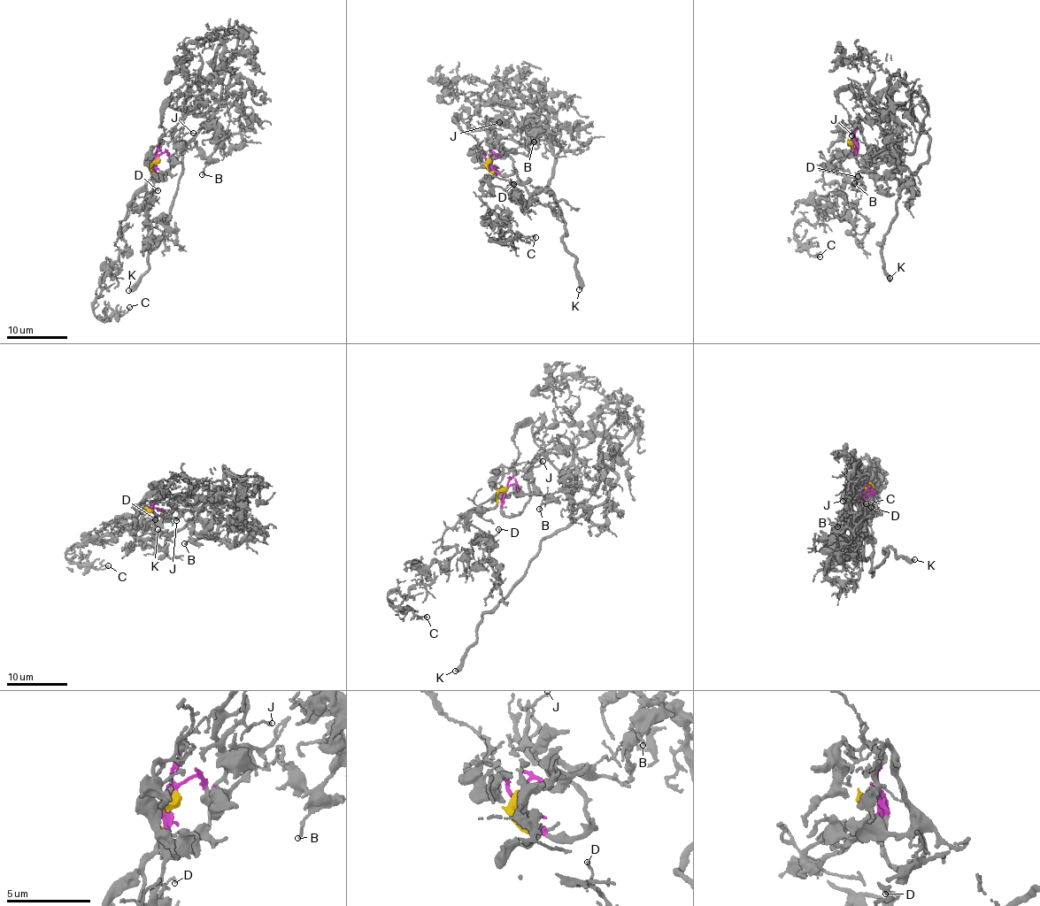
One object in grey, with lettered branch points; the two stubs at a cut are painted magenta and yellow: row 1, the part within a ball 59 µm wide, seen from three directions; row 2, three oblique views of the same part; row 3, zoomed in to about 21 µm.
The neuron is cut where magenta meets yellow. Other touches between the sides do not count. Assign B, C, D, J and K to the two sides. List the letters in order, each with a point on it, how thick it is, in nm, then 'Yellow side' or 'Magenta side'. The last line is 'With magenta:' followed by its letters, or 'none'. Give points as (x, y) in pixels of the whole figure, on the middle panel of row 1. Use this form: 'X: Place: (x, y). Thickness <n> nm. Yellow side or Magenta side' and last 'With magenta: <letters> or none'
B: Place: (534, 142). Thickness 150 nm. Magenta side
C: Place: (535, 237). Thickness 170 nm. Yellow side
D: Place: (513, 184). Thickness 90 nm. Yellow side
J: Place: (499, 122). Thickness 130 nm. Magenta side
K: Place: (579, 289). Thickness 440 nm. Magenta side
With magenta: B, J, K

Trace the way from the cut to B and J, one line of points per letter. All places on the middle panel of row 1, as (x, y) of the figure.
B: (489, 161), (491, 155), (514, 150), (531, 135), (534, 142)
J: (489, 161), (479, 149), (481, 142), (488, 139), (492, 128), (499, 122)

